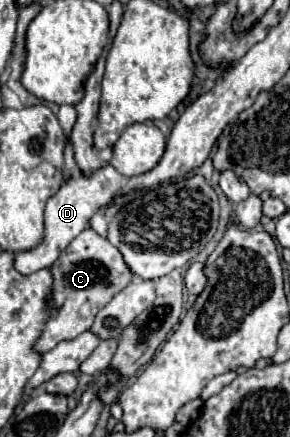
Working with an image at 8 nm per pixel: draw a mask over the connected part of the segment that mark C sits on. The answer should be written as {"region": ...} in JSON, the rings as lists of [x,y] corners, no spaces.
{"region":[[[81,232],[51,266],[51,274],[53,288],[47,300],[51,304],[51,316],[45,322],[45,330],[35,344],[37,354],[45,354],[59,342],[73,340],[89,330],[95,314],[113,298],[113,294],[123,290],[133,280],[133,274],[127,270],[127,264],[123,262],[119,250],[97,232]]]}

